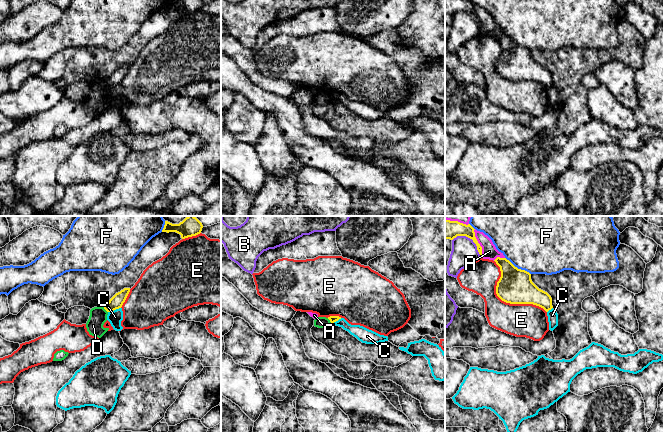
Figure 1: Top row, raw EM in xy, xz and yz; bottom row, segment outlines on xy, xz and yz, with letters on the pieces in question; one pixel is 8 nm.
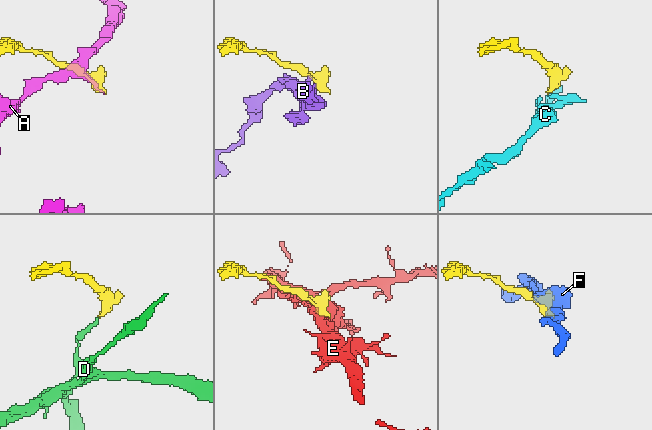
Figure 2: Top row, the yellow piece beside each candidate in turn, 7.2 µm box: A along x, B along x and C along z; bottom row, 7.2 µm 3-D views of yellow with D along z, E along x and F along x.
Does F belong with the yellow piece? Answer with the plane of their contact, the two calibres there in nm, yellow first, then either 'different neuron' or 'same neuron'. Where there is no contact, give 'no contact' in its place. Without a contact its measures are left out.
contact in yz; calibres 280 and 480 nm; different neuron

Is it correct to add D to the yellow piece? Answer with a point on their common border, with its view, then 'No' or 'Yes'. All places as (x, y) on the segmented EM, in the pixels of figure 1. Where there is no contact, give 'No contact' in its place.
Touches yellow at xy (104, 308). No

